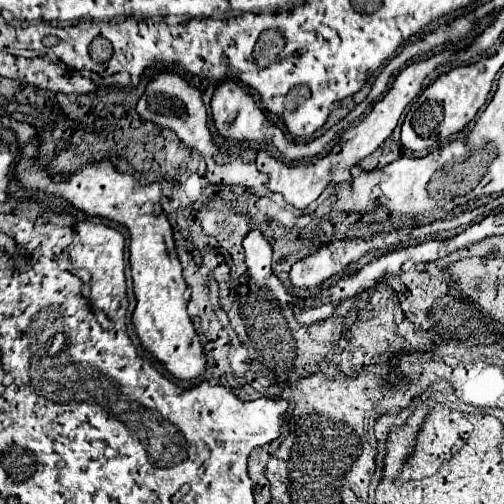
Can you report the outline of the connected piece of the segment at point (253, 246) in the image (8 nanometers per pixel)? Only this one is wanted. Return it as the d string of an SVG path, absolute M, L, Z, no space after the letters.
M251 225L251 231L245 237L243 247L245 247L245 265L249 283L268 288L267 281L271 277L271 247L255 225Z

